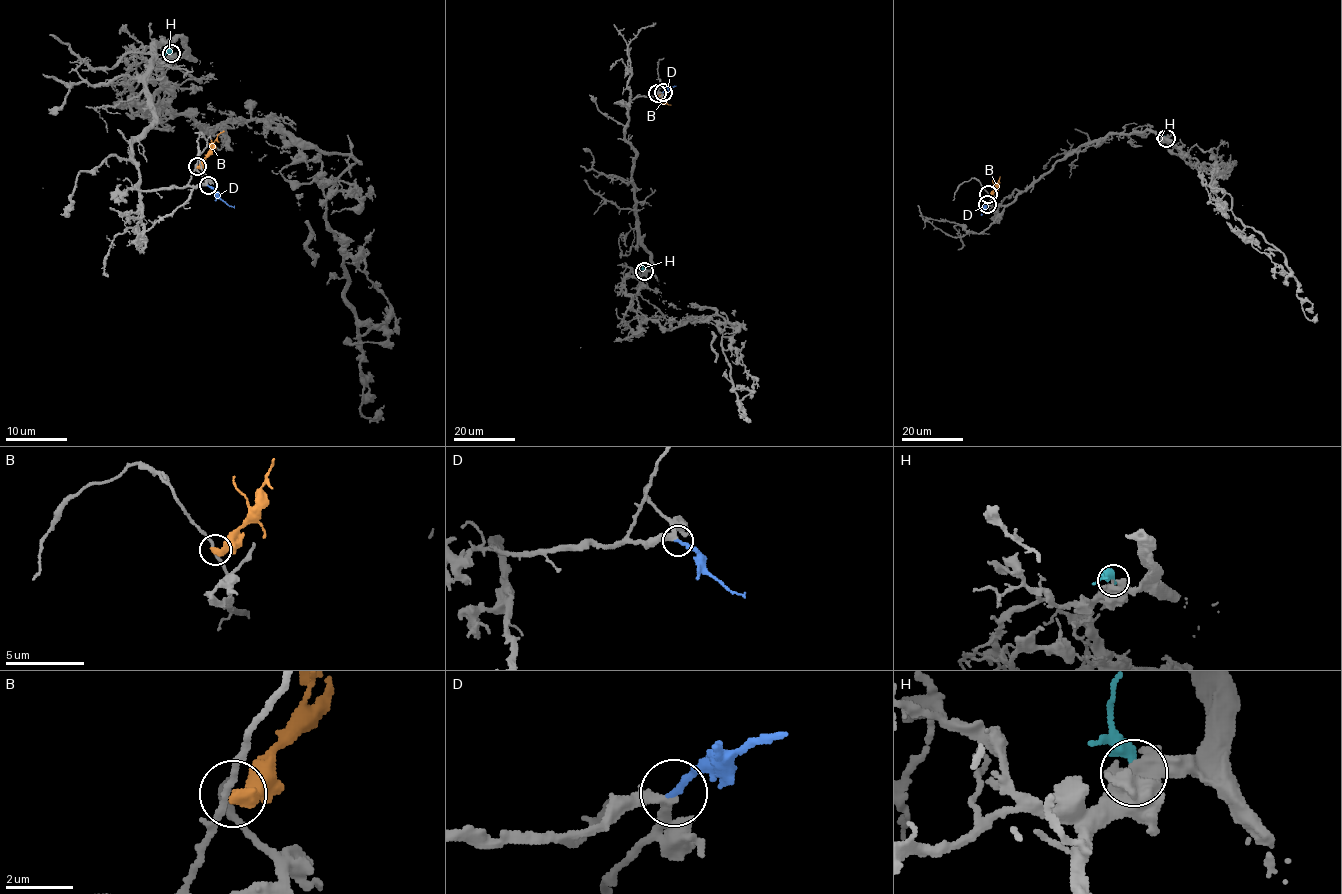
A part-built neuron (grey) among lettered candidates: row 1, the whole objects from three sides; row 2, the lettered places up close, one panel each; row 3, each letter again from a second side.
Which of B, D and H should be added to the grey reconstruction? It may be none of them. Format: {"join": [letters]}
{"join": ["D"]}

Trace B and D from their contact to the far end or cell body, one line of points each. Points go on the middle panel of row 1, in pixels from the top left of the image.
B: (657, 93), (671, 105)
D: (662, 92), (675, 86)

